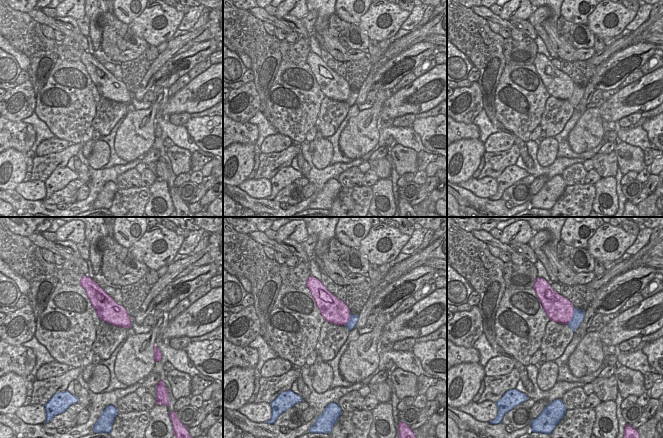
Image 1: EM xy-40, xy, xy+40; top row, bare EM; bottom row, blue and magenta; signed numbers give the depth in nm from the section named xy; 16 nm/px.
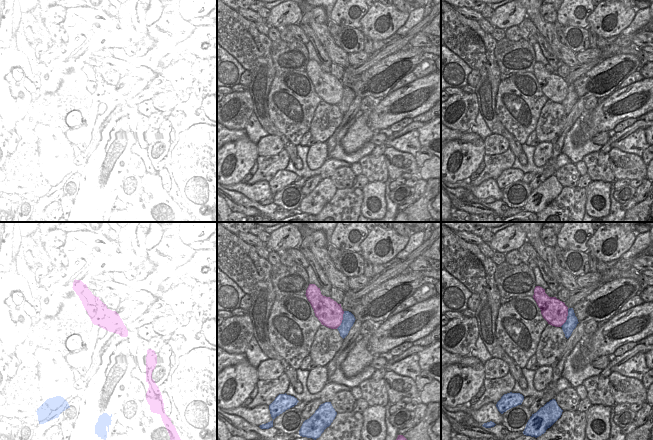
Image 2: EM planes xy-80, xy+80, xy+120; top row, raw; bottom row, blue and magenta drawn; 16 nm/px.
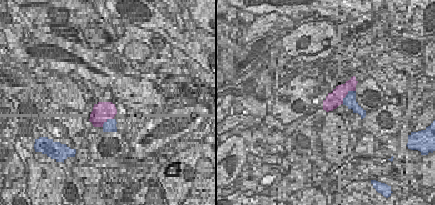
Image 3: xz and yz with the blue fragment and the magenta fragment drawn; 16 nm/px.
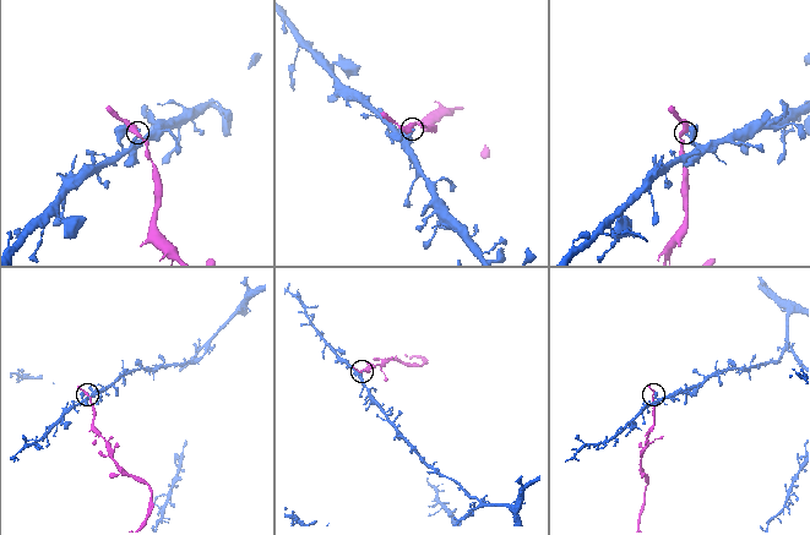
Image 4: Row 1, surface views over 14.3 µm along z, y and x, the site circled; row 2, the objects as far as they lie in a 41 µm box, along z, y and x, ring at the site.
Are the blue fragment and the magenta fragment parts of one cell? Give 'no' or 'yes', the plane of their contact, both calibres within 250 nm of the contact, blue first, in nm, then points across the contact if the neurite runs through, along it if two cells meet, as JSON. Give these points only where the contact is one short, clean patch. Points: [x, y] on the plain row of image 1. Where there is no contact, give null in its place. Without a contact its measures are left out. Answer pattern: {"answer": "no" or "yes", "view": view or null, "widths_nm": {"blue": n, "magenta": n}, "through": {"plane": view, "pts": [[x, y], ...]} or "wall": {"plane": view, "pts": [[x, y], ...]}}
{"answer": "no", "view": "xy+40", "widths_nm": {"blue": 190, "magenta": 420}, "wall": {"plane": "xy+40", "pts": [[574, 84], [572, 94], [567, 99]]}}

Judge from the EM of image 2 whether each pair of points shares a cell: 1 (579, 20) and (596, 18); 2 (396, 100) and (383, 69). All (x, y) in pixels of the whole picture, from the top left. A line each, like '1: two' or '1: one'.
1: two
2: two

